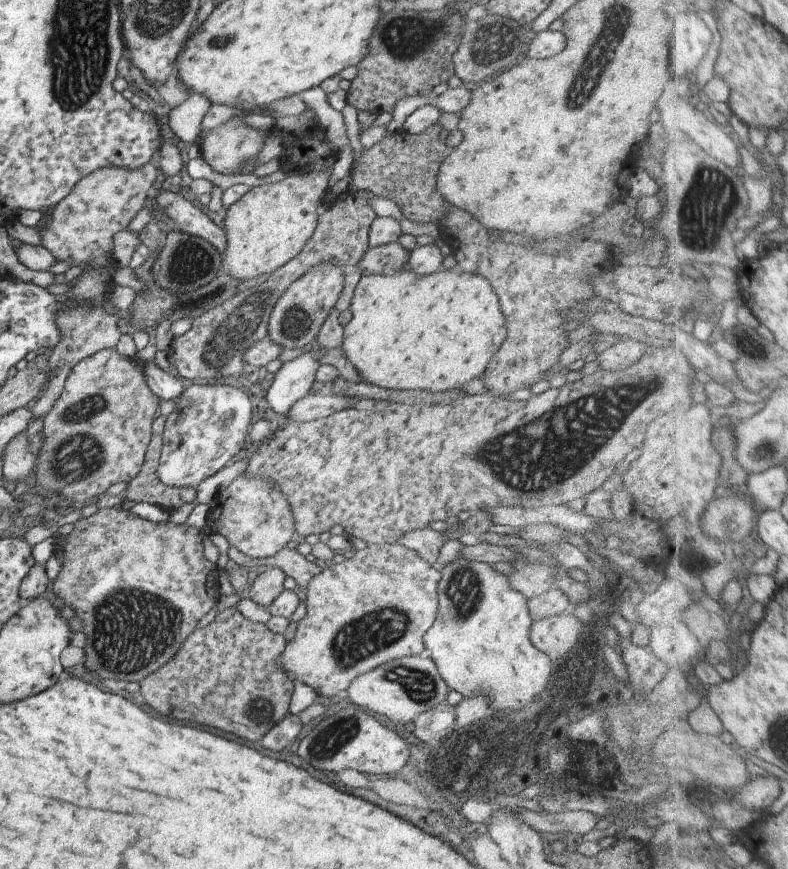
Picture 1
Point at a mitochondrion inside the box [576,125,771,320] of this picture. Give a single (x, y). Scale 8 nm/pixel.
(709, 204)

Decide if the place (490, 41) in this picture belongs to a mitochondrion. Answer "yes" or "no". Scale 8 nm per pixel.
yes

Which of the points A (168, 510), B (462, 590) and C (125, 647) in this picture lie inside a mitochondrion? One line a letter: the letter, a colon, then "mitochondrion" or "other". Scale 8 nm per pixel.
A: other
B: mitochondrion
C: mitochondrion

